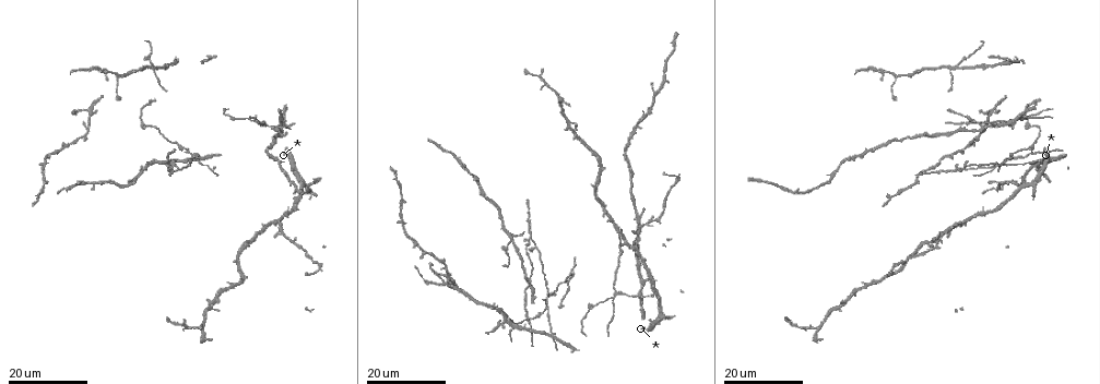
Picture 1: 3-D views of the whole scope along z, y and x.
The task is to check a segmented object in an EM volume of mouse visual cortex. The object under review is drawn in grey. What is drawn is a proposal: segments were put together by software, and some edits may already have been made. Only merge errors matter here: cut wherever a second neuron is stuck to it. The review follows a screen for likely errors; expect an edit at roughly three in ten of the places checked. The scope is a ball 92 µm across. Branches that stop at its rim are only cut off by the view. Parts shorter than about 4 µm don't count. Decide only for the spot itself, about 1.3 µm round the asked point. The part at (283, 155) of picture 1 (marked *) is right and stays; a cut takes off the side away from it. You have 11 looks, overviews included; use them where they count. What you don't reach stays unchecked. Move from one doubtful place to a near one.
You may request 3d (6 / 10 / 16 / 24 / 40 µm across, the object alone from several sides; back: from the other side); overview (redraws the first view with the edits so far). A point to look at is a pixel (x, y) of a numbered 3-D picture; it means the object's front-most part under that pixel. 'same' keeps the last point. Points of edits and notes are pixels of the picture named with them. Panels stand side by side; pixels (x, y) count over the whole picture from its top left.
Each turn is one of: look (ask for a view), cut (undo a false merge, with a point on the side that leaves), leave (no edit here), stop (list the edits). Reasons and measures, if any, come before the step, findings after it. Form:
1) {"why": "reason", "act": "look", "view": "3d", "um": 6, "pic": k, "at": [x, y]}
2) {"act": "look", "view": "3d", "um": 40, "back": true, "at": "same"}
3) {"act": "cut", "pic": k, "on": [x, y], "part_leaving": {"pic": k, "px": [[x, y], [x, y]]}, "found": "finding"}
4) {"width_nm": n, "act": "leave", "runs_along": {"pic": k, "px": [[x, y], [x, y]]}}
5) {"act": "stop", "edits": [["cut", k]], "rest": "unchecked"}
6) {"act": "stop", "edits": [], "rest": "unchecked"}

{"why": "thin arm on a thick one", "act": "look", "view": "3d", "um": 16, "pic": 1, "at": [193, 155]}

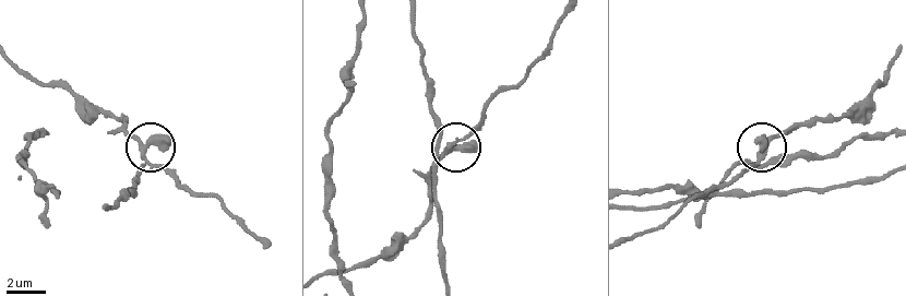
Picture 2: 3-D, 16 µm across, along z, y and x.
{"why": "closer look", "act": "look", "view": "3d", "um": 6, "pic": 2, "at": [141, 144]}

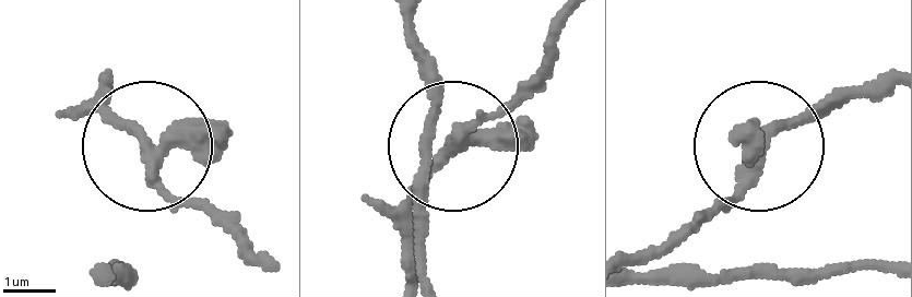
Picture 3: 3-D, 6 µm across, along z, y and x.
{"act": "look", "view": "3d", "um": 6, "back": true, "pic": 3, "at": [455, 146]}

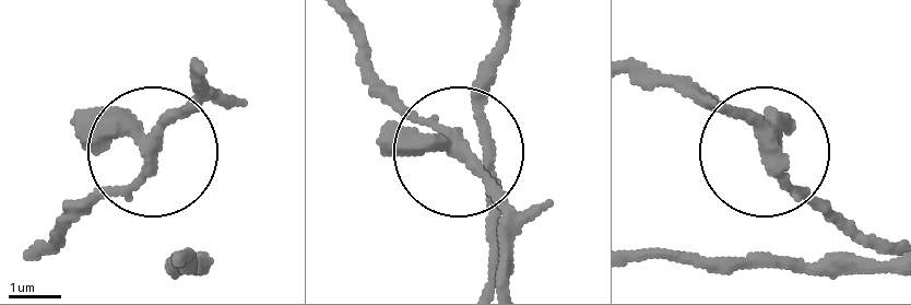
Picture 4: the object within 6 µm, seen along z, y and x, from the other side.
{"width_nm": 240, "act": "leave", "found": "one neuron here"}

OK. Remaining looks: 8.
{"why": "arms part here", "act": "look", "view": "3d", "um": 24, "pic": 1, "at": [1011, 124]}

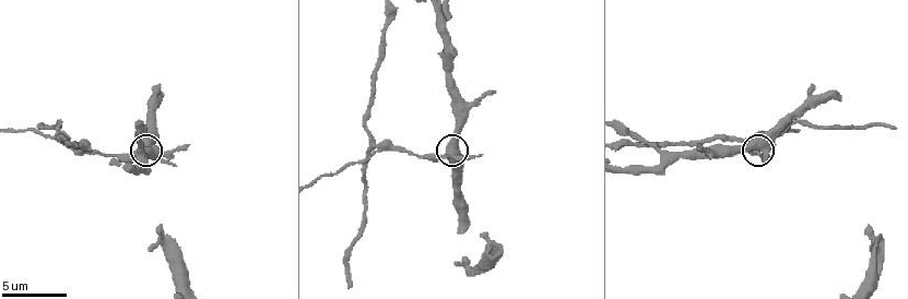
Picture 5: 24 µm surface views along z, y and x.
{"act": "look", "view": "3d", "um": 10, "pic": 5, "at": [762, 149]}

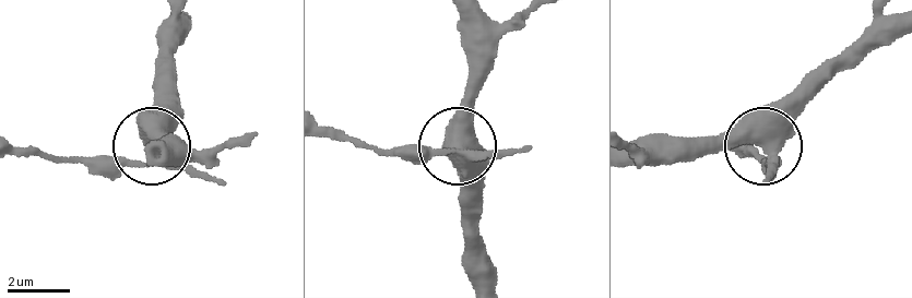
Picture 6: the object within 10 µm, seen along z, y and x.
{"arms": 3, "act": "cut", "pic": 6, "on": [120, 177], "part_leaving": {"pic": 6, "px": [[464, 153], [381, 153], [326, 136]]}, "found": "two neurons meet here"}

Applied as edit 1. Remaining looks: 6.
{"why": "calibre changes", "act": "look", "view": "3d", "um": 24, "pic": 1, "at": [524, 304]}

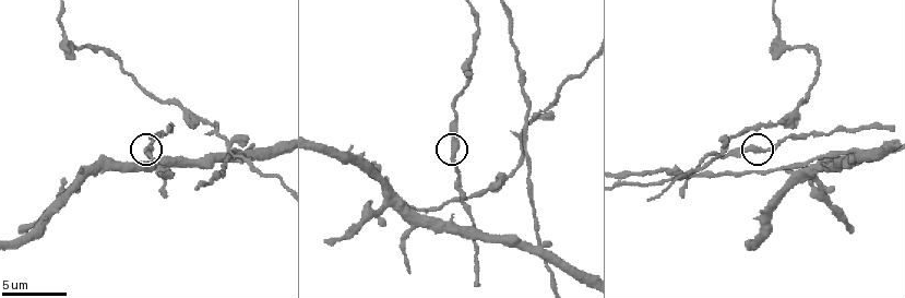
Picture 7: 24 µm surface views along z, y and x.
{"act": "look", "view": "3d", "um": 10, "pic": 7, "at": [455, 154]}

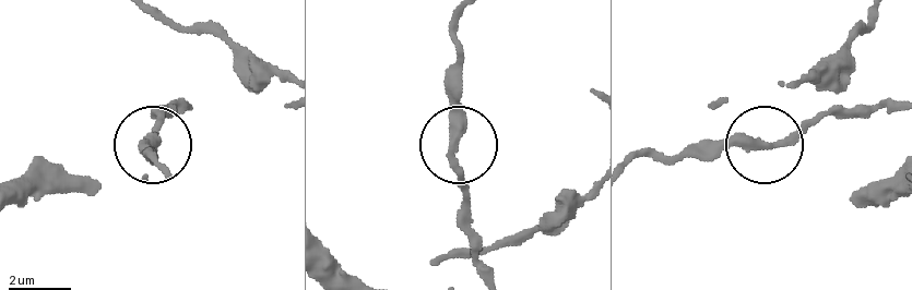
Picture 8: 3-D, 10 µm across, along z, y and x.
{"act": "leave", "runs_along": {"pic": 8, "px": [[458, 12], [456, 177], [463, 213]]}, "found": "all the same neuron"}

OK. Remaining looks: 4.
{"act": "look", "view": "3d", "um": 10, "pic": 7, "at": [385, 205]}

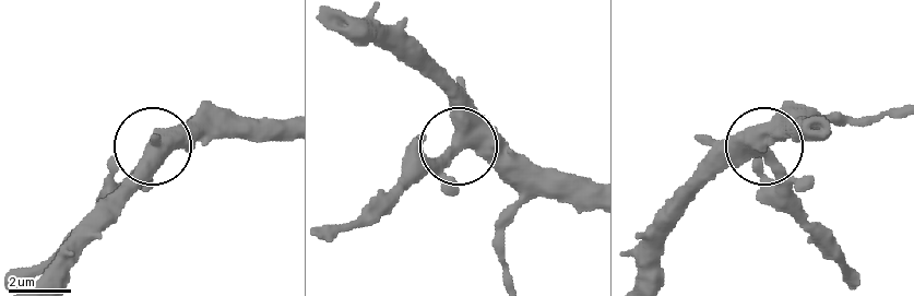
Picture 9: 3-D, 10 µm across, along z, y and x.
{"act": "leave", "found": "continuous, no second neuron"}

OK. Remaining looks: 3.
{"why": "four-way junction", "act": "look", "view": "3d", "um": 16, "pic": 1, "at": [953, 171]}

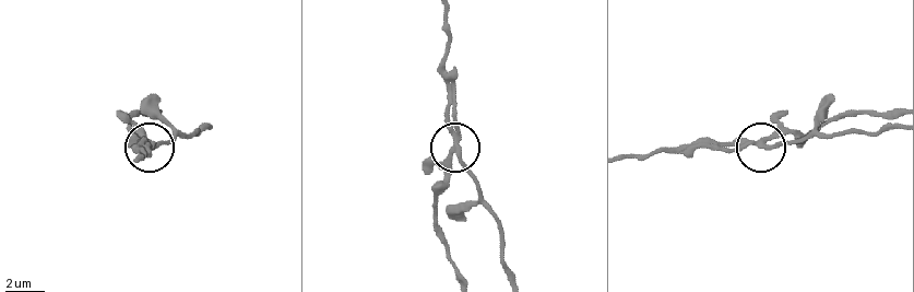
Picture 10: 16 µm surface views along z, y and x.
{"act": "look", "view": "3d", "um": 10, "pic": 10, "at": [451, 155]}

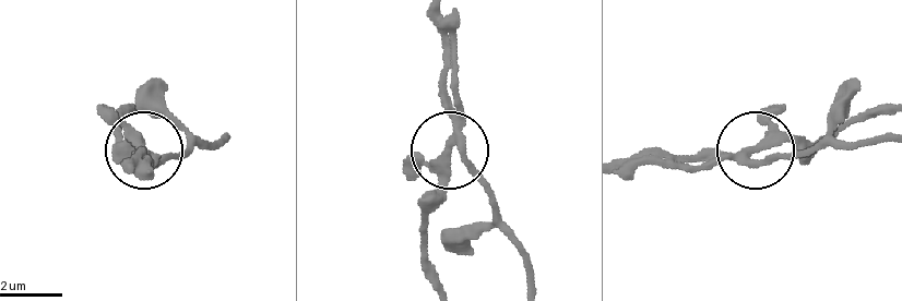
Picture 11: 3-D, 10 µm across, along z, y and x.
{"arms": 4, "act": "leave", "runs_along": {"pic": 11, "px": [[534, 279], [489, 185], [450, 144], [455, 47]]}, "found": "continuous, no second neuron"}

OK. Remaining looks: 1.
{"act": "stop", "edits": [["cut", 6]], "rest": "unchecked"}

